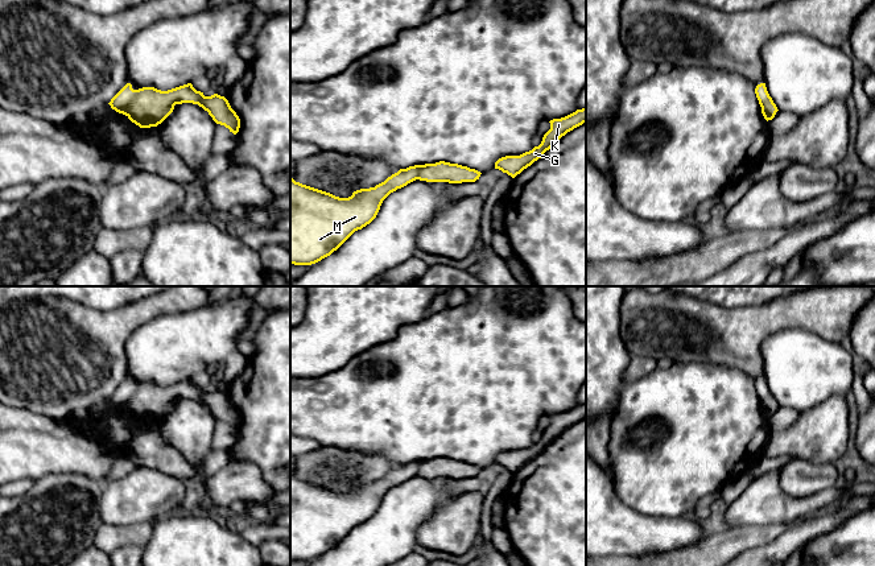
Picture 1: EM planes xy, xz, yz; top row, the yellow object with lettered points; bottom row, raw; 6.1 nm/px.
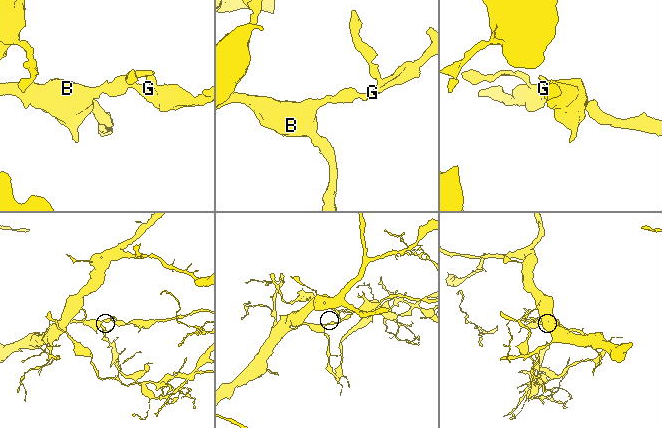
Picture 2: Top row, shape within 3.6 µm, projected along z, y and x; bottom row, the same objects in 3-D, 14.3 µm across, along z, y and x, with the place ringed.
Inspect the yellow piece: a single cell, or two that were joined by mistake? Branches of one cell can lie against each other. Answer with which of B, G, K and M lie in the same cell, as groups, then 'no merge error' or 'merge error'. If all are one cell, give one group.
B M / G K | merge error

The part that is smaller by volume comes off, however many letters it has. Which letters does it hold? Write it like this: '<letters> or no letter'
G, K

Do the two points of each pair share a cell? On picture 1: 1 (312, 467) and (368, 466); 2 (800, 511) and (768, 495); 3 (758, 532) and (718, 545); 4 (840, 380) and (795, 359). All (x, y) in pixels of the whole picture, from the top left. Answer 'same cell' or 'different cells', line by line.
1: same cell
2: same cell
3: same cell
4: same cell

